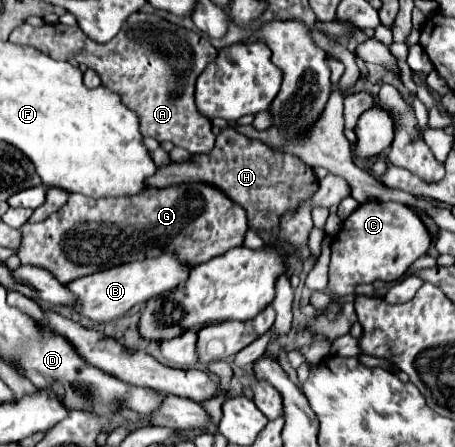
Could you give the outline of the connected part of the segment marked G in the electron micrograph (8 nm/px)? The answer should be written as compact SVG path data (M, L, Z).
M178 185L178 189L150 189L150 193L142 193L142 197L118 197L118 201L114 199L98 199L98 201L92 201L88 197L82 197L82 195L70 195L66 205L62 209L58 209L56 213L52 213L50 217L46 217L42 223L26 223L22 227L22 245L18 247L18 257L22 263L28 263L28 265L38 265L46 271L50 271L62 285L78 279L78 277L84 277L84 275L90 275L90 273L96 273L96 271L102 271L102 269L110 269L110 267L118 267L118 265L124 265L124 263L130 263L130 261L144 261L148 257L160 257L162 253L170 251L176 255L178 261L182 261L184 265L198 265L198 263L204 263L204 261L210 261L212 257L218 257L222 253L226 253L228 249L232 247L240 247L244 245L244 235L248 231L248 223L246 223L246 213L242 207L234 205L226 195L218 193L218 189L210 189L210 185Z

